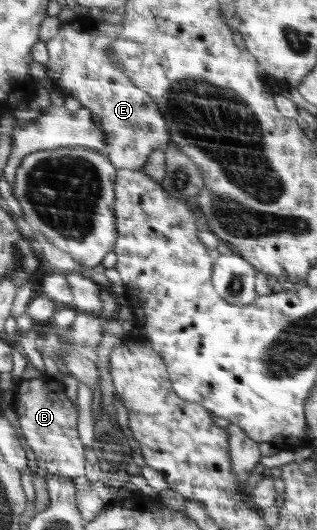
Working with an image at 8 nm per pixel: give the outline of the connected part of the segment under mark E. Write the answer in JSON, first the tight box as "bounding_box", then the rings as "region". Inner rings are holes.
{"bounding_box":[44,16,171,170],"region":[[[89,16],[75,17],[70,22],[62,22],[55,36],[46,42],[49,61],[44,67],[48,75],[48,84],[52,89],[65,98],[77,99],[83,108],[90,109],[99,116],[99,123],[102,129],[105,129],[107,137],[107,149],[103,152],[111,158],[111,161],[121,169],[141,170],[147,163],[151,151],[157,147],[164,150],[171,139],[163,115],[157,109],[157,102],[153,101],[153,97],[145,90],[139,89],[130,77],[125,77],[121,66],[115,64],[106,54],[110,43],[117,39],[122,29],[122,23],[109,24],[104,19],[91,19]]]}

